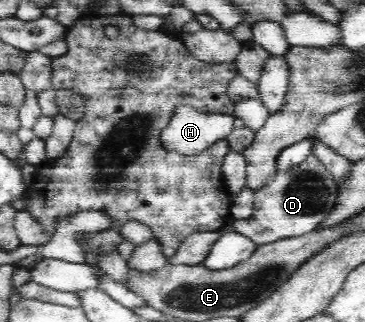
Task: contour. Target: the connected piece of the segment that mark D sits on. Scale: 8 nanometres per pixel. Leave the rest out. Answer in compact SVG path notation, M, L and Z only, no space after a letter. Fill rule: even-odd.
M315 155L308 156L305 162L289 168L289 170L275 170L275 174L256 190L254 194L253 215L246 220L233 220L233 231L243 234L255 245L267 245L279 240L297 237L315 231L333 210L337 200L339 184L331 177L329 169Z

